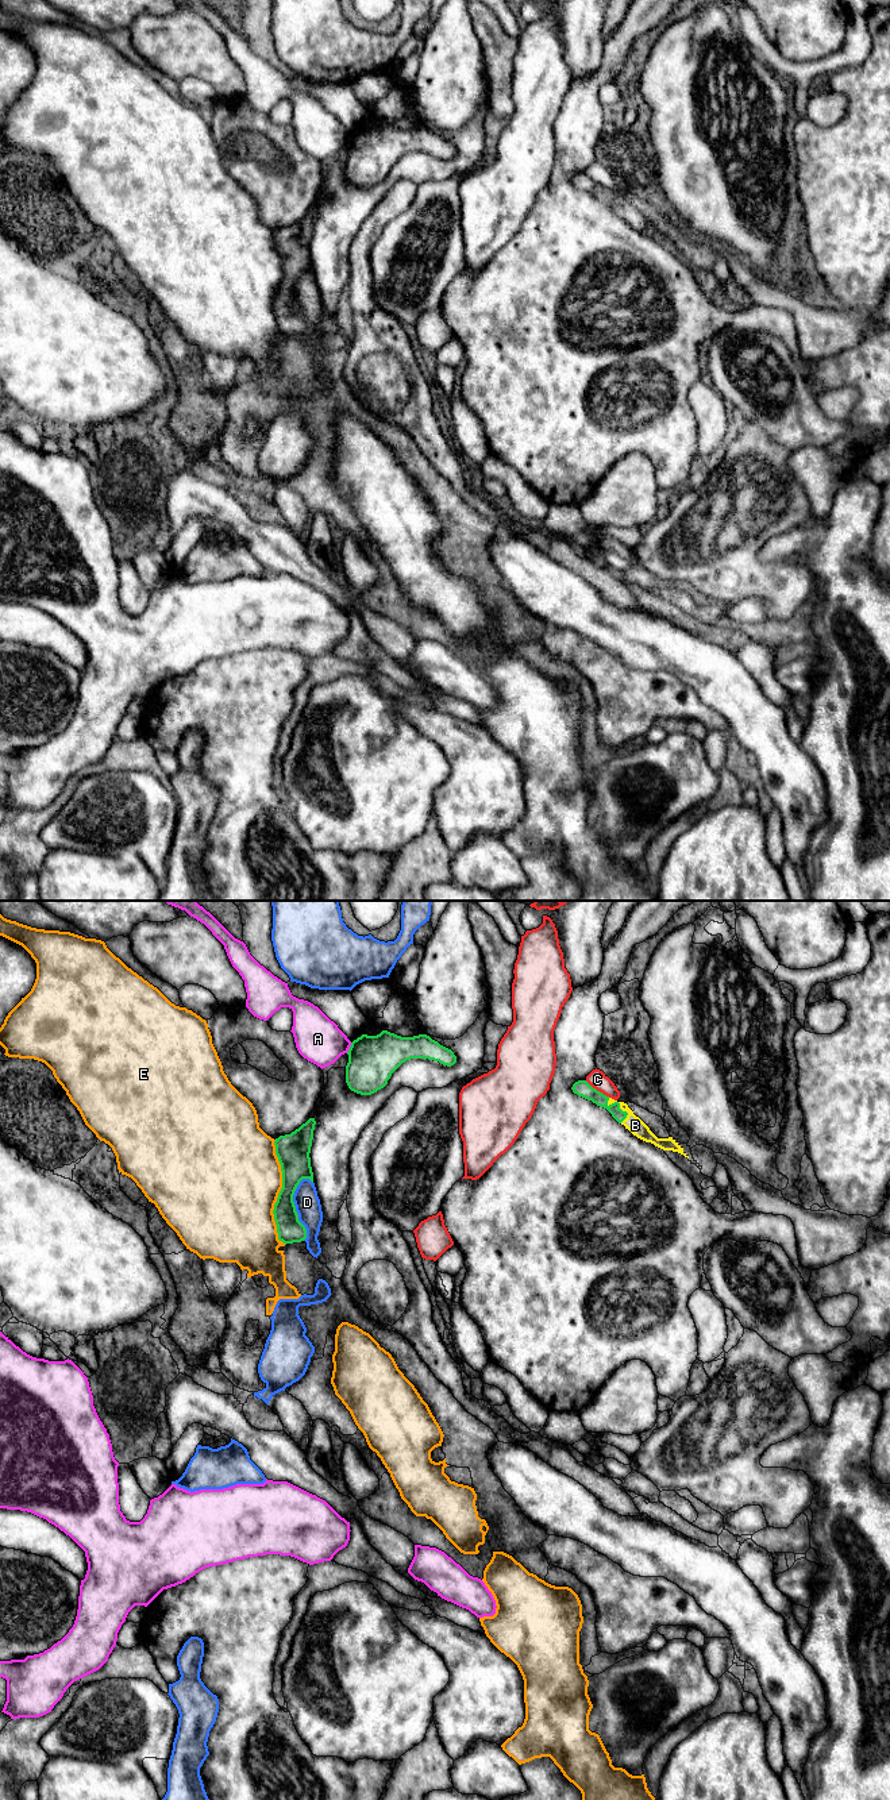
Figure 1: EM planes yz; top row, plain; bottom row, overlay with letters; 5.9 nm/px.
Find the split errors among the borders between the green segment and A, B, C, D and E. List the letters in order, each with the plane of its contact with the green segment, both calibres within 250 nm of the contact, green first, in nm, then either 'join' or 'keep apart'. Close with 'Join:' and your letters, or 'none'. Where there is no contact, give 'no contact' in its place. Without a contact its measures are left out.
A: yz | 280/280 nm | keep apart
B: yz | 100/100 nm | join
C: yz | 100/110 nm | keep apart
D: yz | 180/150 nm | keep apart
E: yz | 190/480 nm | keep apart
Join: B

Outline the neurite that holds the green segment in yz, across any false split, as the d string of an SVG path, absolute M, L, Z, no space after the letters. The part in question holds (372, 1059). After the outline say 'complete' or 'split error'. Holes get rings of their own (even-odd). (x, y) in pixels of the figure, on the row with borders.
M388 1030L377 1036L362 1034L347 1052L346 1083L361 1095L371 1095L388 1084L392 1074L407 1060L428 1059L451 1067L454 1052L427 1034L401 1037Z; complete

